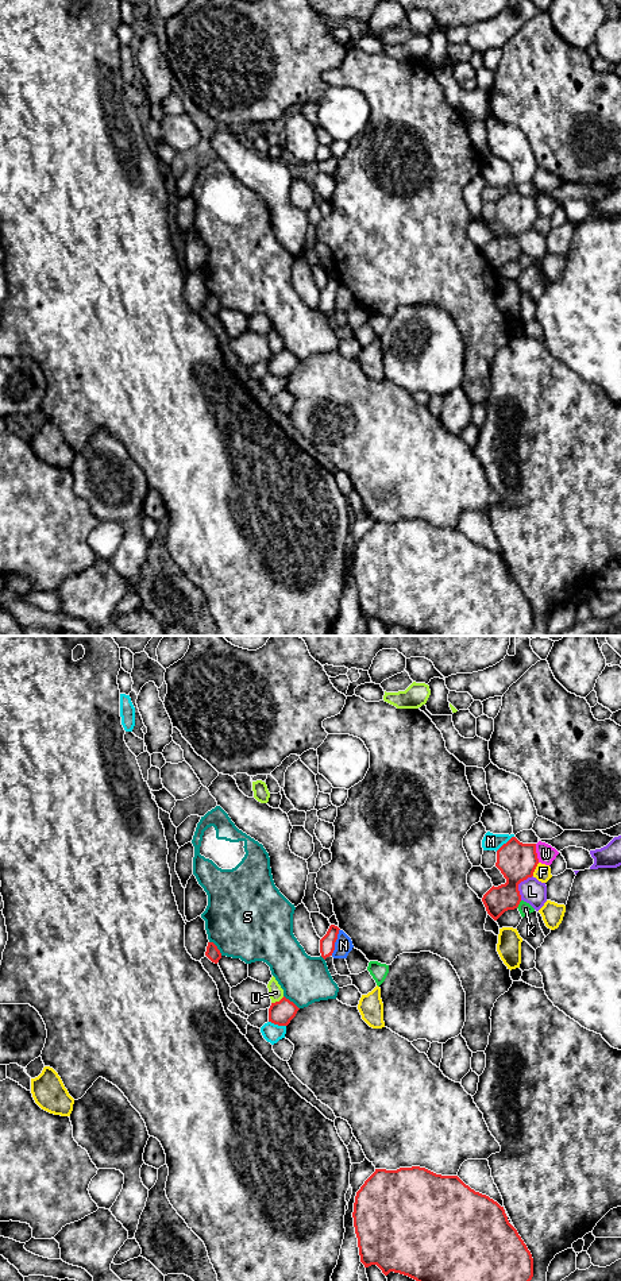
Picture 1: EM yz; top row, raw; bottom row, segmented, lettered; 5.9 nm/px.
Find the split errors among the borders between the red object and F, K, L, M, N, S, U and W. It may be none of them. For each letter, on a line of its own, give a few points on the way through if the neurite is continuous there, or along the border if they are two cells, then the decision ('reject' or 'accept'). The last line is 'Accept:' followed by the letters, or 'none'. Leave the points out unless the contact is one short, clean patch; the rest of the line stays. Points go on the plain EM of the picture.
F: reject
K: reject
L: reject
M: reject
N: border along yz (339, 281), (335, 301), (331, 307); reject
S: reject
U: border along yz (284, 348), (272, 355); reject
W: reject
Accept: none

